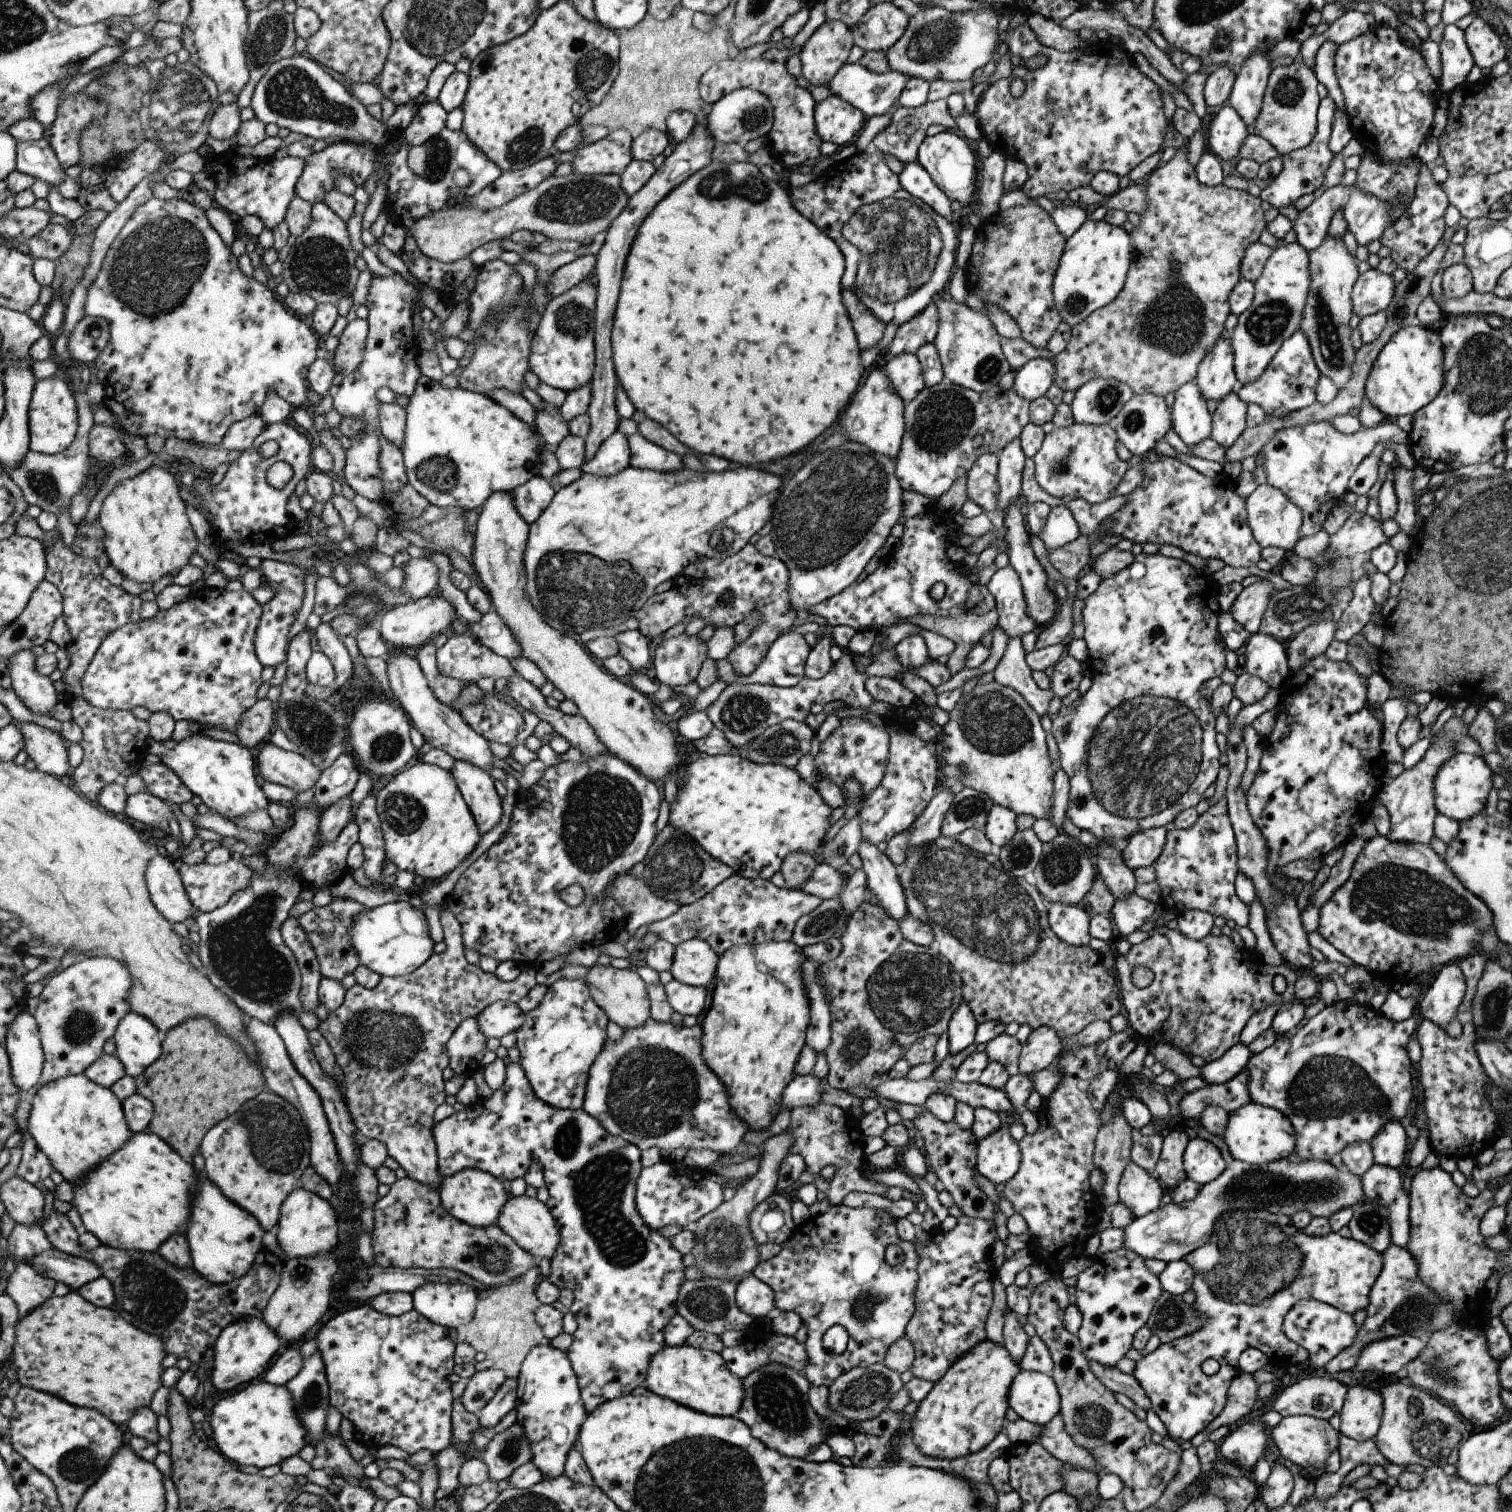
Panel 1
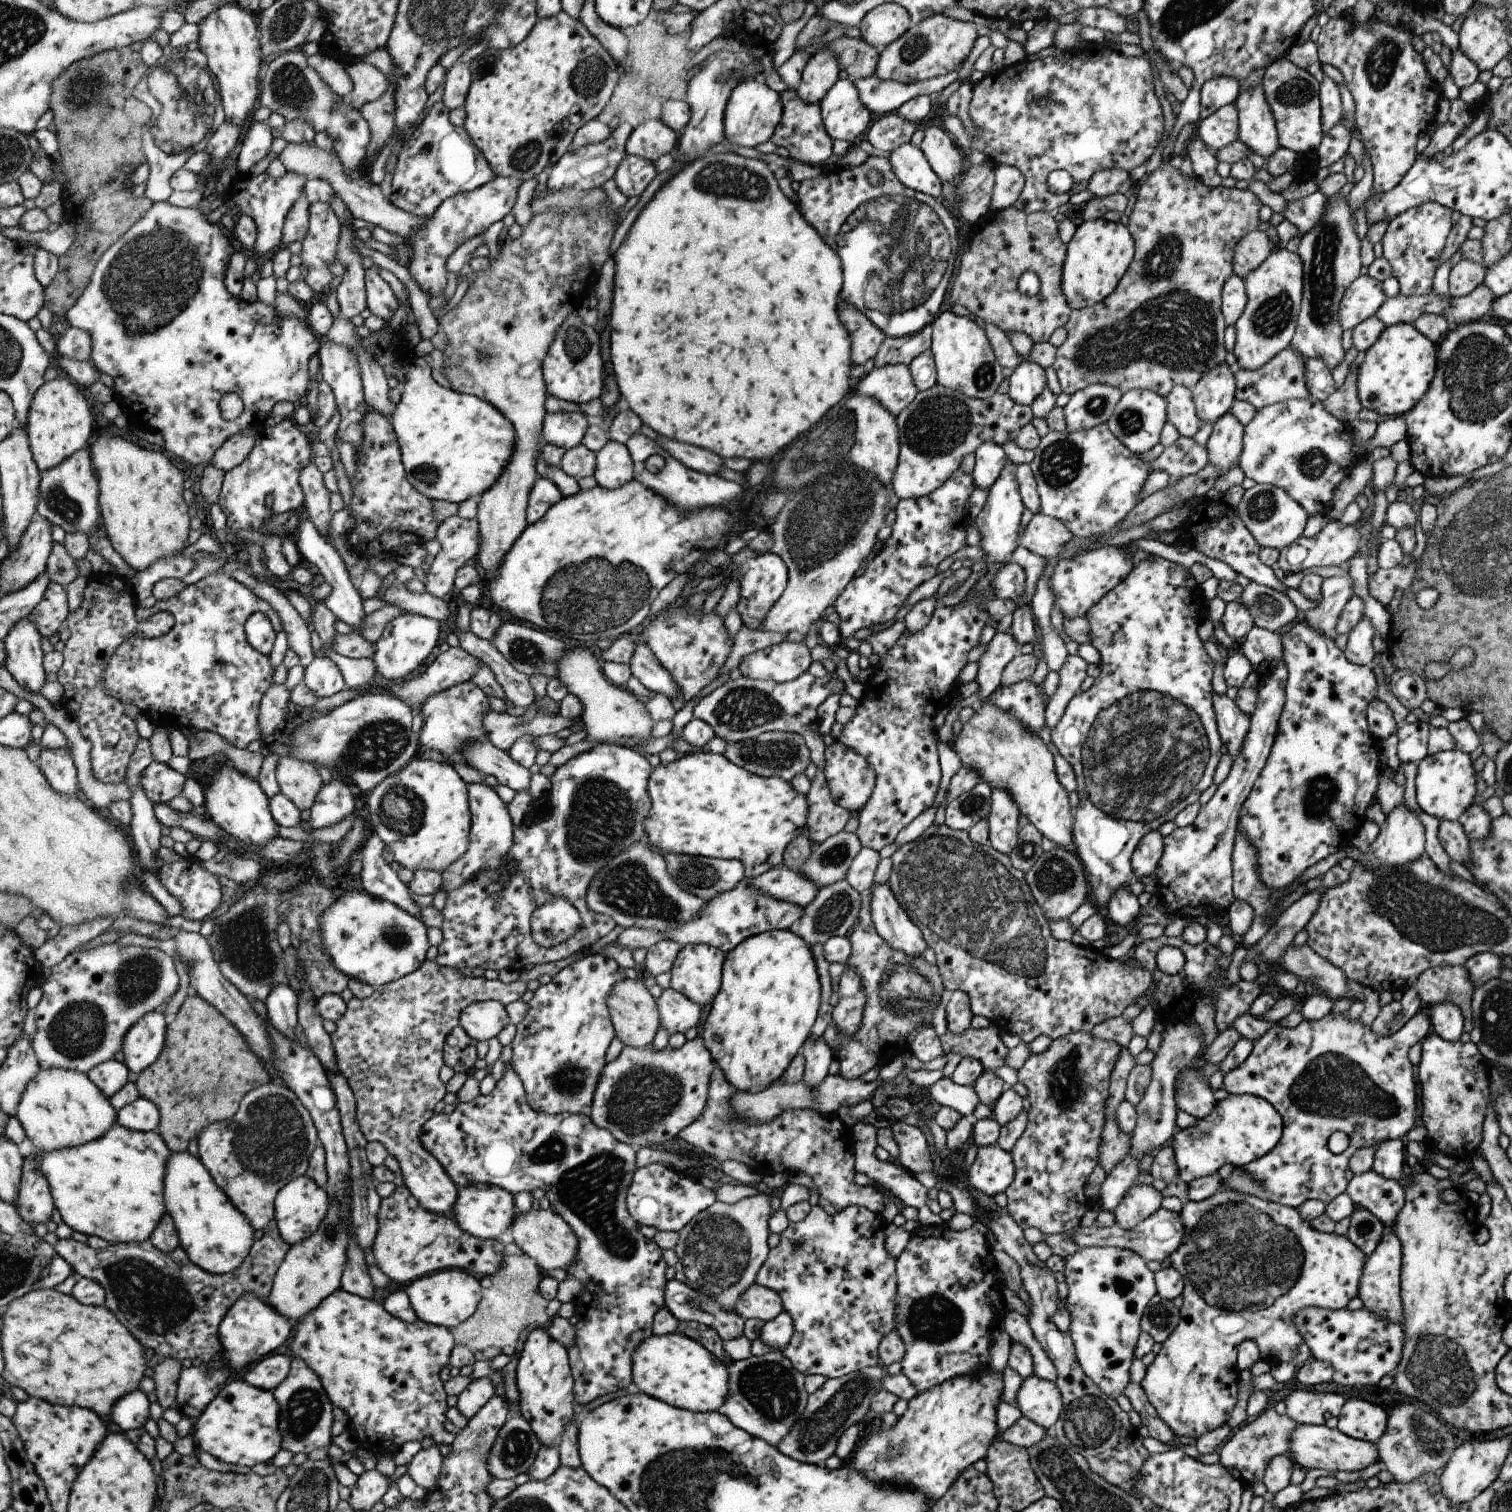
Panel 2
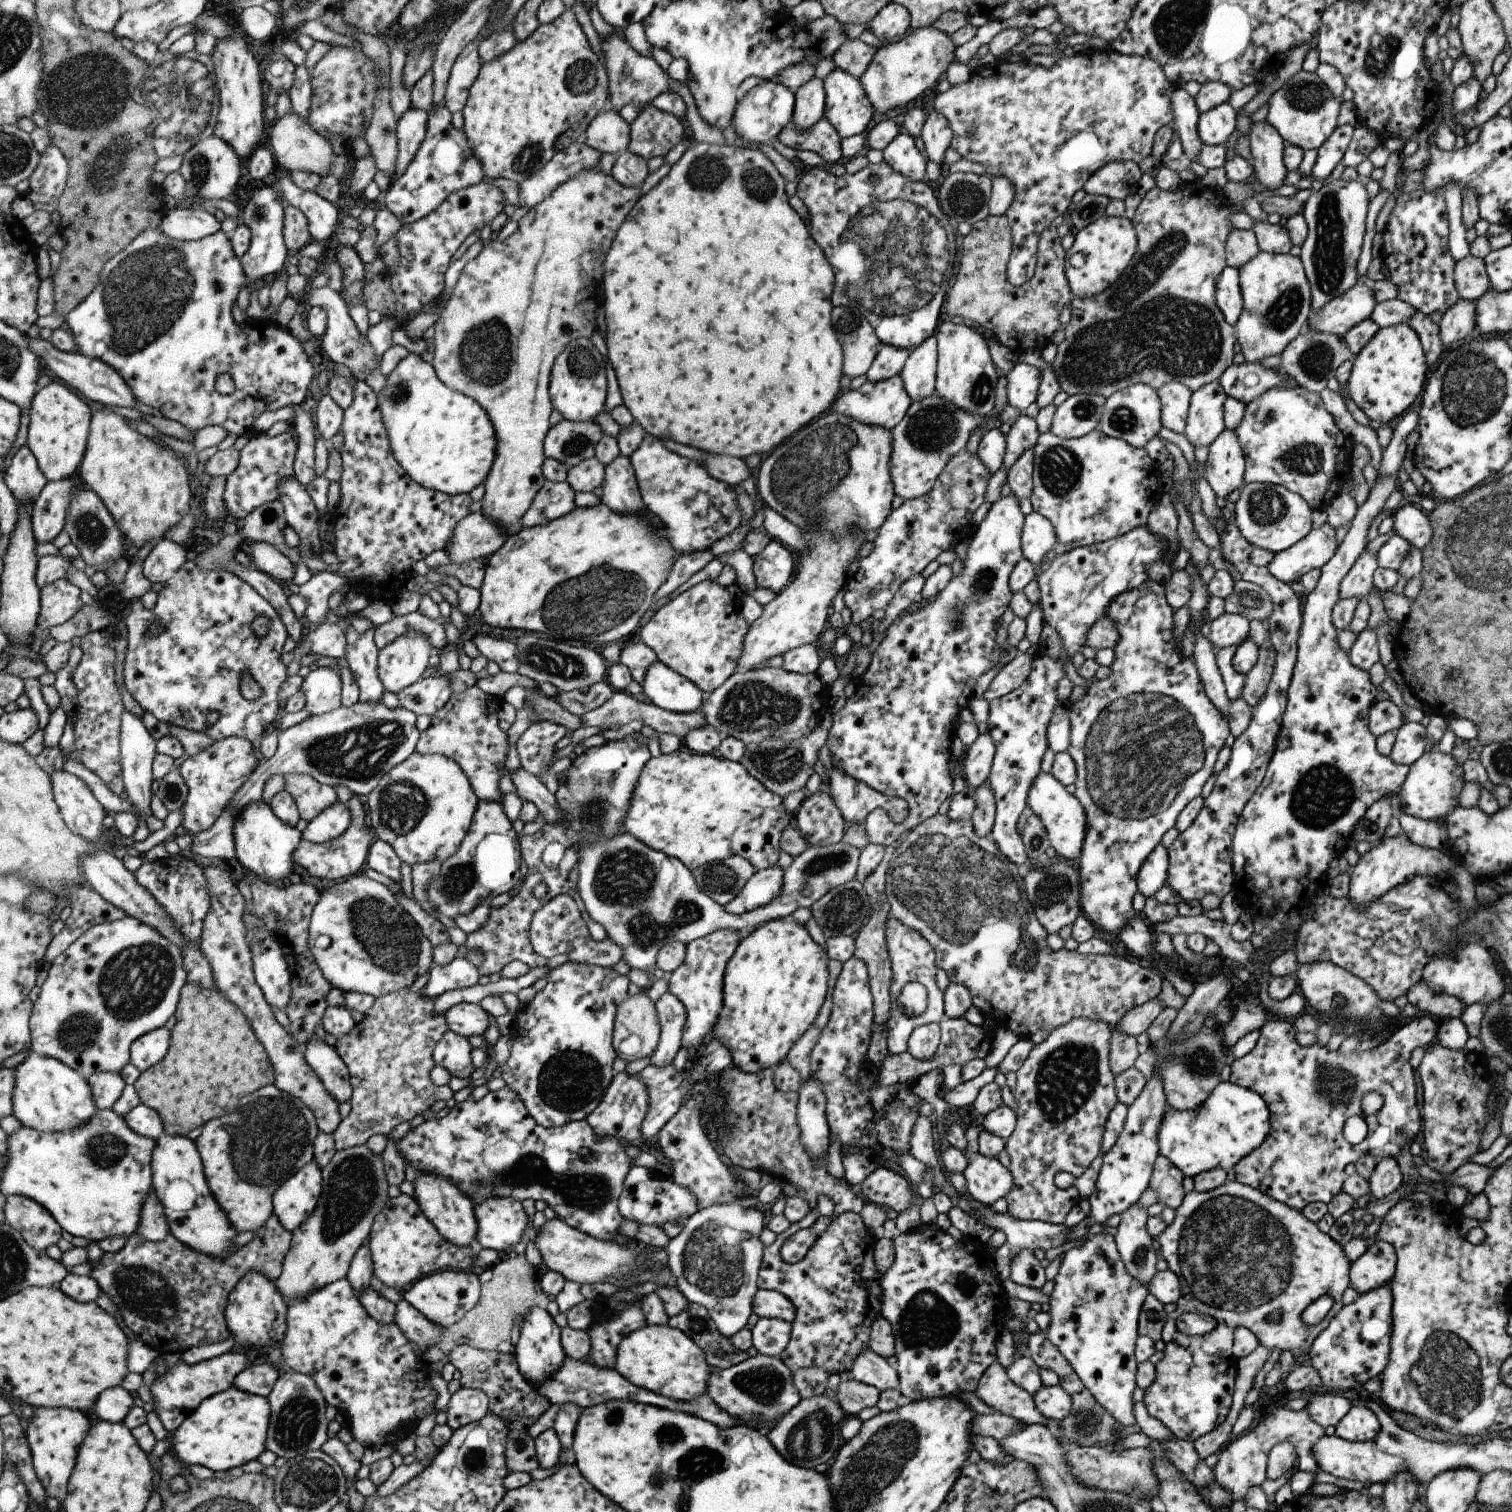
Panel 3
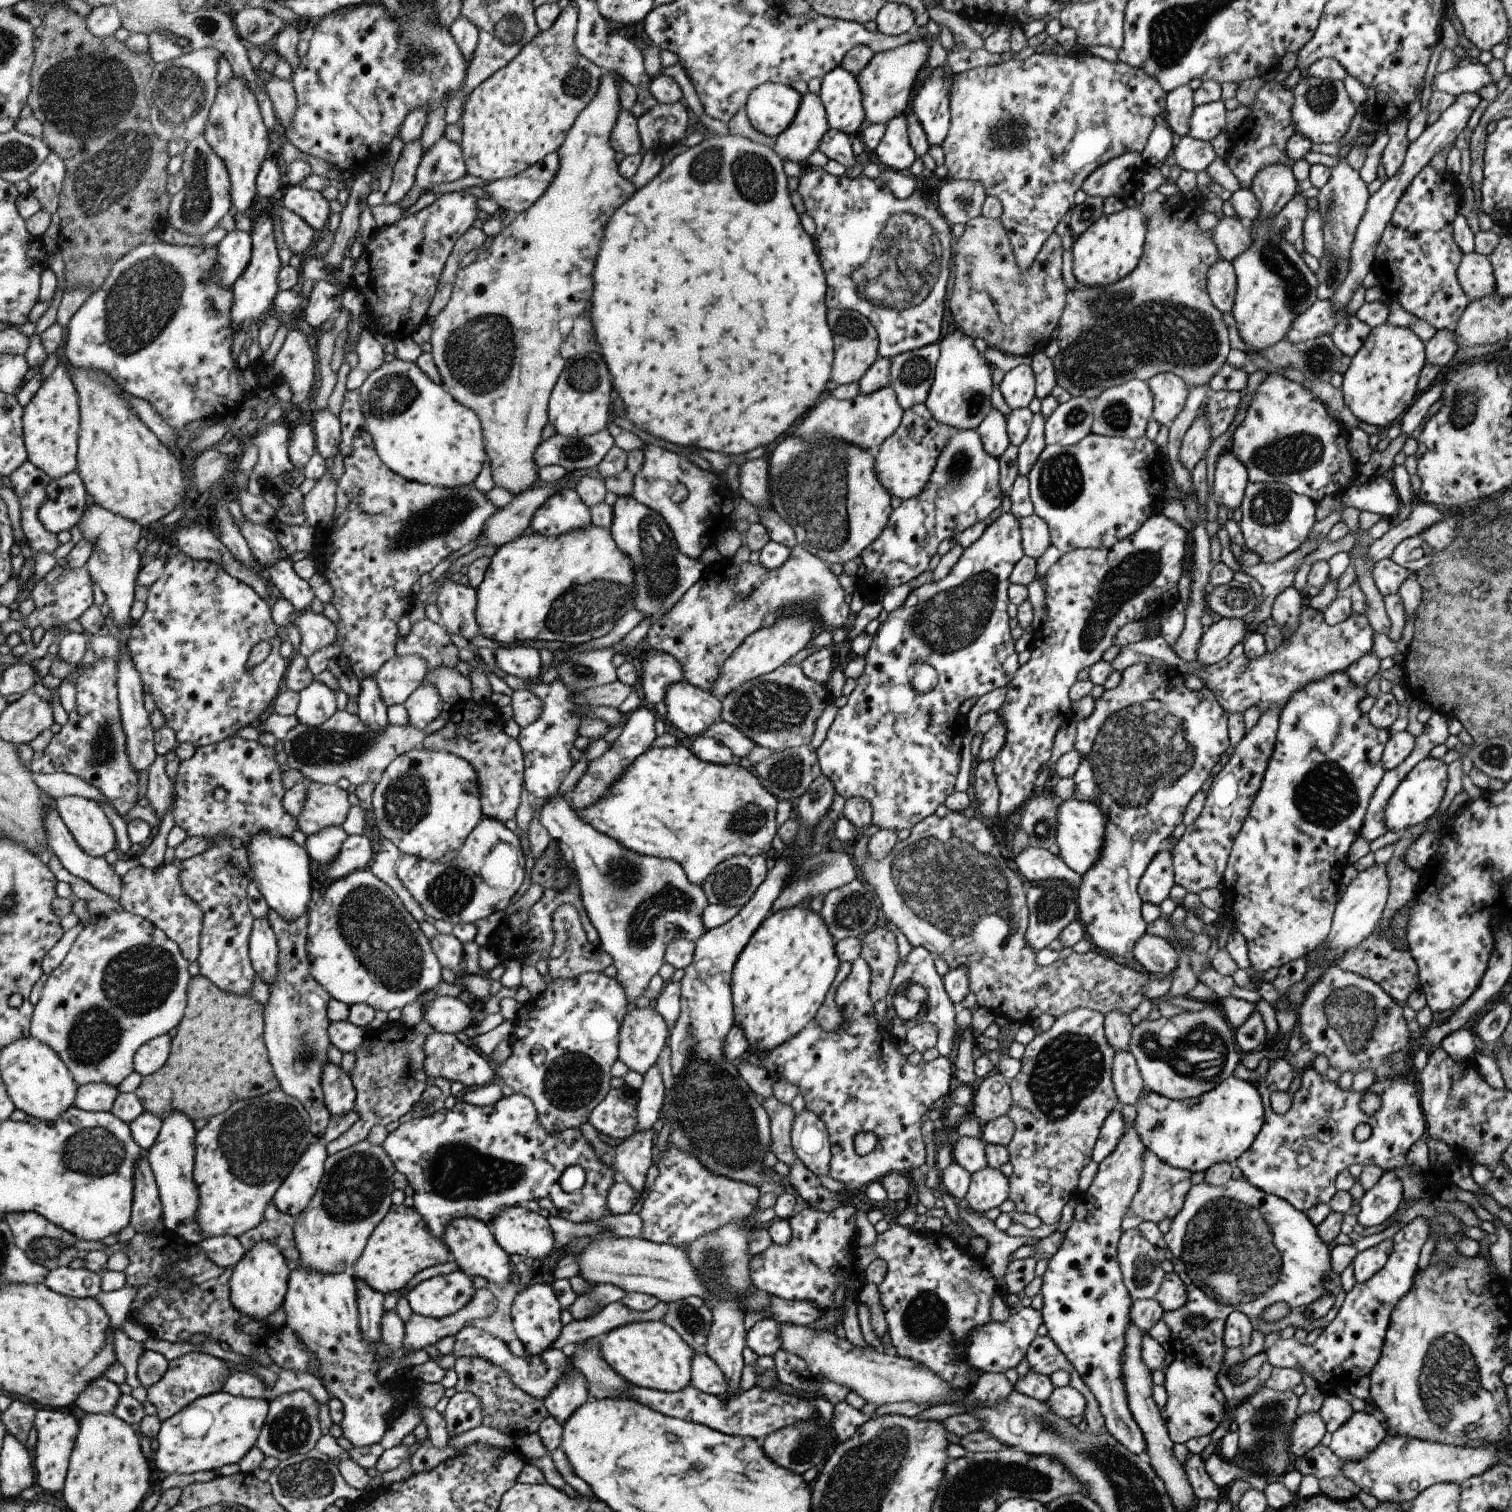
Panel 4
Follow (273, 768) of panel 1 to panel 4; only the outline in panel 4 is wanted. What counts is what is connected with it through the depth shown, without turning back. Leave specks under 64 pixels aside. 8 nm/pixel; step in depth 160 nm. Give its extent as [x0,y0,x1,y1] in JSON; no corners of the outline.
[297,782,351,835]

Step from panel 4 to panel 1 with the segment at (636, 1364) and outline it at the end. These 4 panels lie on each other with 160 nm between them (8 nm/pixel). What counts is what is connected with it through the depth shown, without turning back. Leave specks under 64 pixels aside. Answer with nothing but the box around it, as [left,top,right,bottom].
[643,1344,743,1417]

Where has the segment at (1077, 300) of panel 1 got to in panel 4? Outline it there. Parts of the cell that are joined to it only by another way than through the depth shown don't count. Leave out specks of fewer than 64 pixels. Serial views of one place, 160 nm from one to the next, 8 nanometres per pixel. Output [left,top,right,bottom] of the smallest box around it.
[1072,207,1146,287]

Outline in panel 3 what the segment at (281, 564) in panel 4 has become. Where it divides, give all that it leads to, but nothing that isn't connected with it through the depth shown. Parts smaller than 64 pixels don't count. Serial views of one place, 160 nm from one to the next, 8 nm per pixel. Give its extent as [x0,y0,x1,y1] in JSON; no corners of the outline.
[284,570,352,624]

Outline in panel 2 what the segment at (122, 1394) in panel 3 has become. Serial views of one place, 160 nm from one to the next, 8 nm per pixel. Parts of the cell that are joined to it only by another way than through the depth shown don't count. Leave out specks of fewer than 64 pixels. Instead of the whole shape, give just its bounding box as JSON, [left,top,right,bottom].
[108,1390,153,1434]

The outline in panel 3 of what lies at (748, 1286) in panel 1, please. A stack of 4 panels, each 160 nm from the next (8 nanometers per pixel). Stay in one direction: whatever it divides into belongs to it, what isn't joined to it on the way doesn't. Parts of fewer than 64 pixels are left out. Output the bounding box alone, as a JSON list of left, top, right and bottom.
[751,1288,794,1324]

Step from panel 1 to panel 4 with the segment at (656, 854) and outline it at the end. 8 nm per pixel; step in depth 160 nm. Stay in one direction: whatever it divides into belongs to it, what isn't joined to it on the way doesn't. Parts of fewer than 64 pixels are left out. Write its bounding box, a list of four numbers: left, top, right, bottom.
[700,855,770,906]

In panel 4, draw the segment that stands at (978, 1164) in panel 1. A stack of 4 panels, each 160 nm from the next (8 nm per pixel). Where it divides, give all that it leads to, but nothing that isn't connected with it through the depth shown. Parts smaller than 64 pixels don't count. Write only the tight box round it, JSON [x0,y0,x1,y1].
[962,1165,1008,1214]

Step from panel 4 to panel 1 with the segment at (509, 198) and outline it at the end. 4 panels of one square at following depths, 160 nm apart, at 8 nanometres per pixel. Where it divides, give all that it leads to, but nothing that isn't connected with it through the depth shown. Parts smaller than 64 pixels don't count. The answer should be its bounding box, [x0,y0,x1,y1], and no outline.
[572,129,631,175]

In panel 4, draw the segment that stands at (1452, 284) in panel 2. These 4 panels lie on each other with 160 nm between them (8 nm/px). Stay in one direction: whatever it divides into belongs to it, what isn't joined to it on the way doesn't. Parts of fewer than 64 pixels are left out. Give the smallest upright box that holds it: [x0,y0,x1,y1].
[1456,251,1494,301]

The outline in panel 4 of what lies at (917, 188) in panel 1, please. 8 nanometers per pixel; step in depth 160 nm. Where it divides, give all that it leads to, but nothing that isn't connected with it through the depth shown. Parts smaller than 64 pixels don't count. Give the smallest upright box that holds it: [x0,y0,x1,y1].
[874,114,916,171]

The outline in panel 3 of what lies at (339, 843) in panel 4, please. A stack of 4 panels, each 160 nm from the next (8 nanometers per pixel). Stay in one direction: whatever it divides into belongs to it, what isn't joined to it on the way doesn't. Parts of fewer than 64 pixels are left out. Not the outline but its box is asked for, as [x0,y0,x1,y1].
[303,801,351,844]

